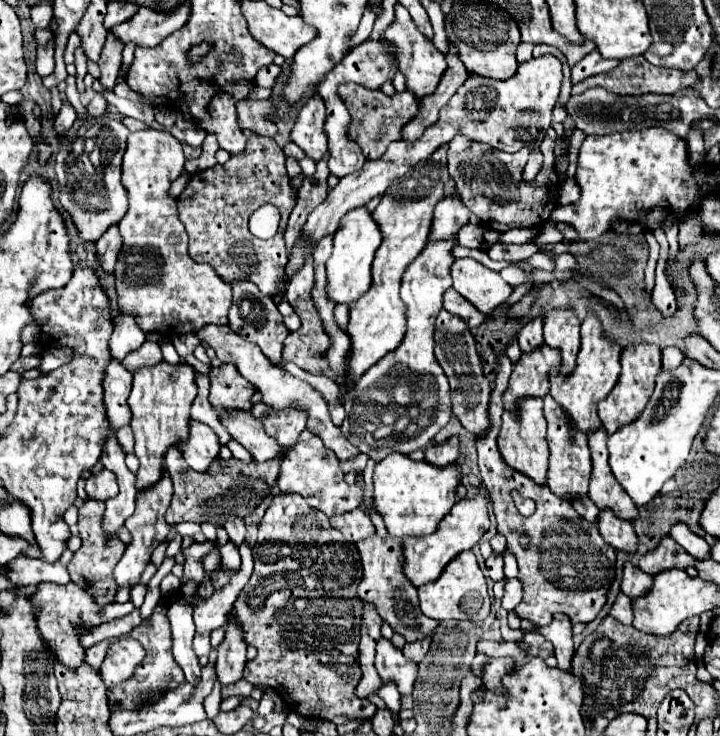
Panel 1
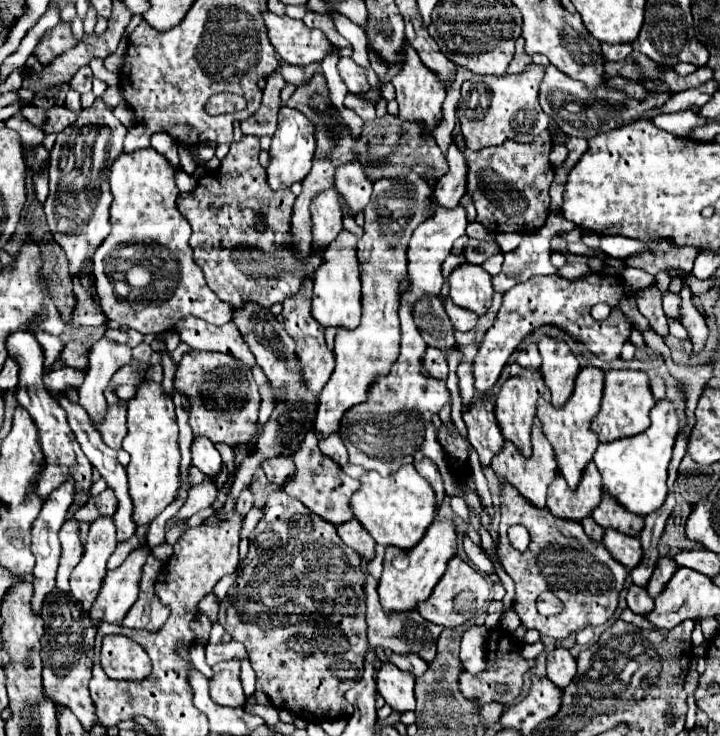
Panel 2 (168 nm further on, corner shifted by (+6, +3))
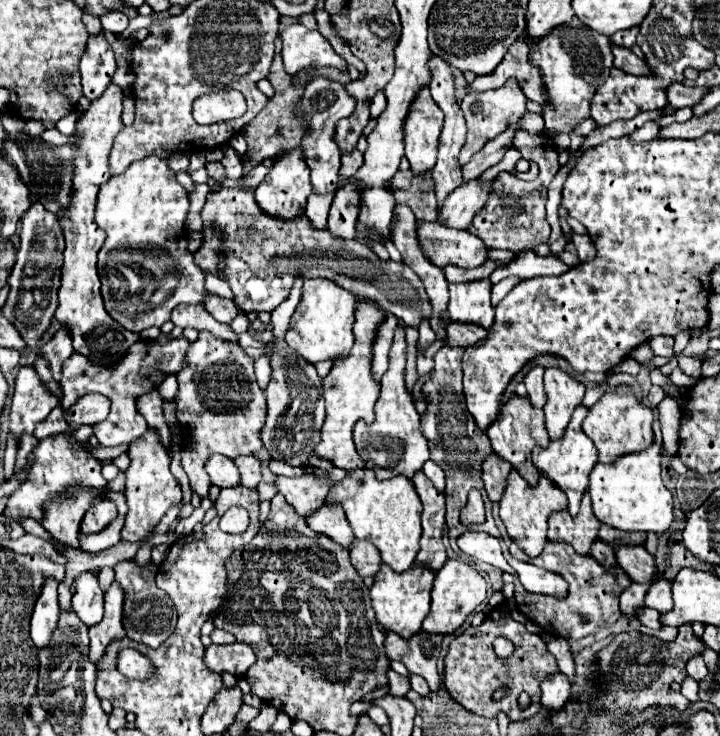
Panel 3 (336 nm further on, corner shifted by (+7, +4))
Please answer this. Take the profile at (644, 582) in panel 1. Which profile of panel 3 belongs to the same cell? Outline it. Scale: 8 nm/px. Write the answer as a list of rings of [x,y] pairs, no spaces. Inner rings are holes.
[[[640,608],[640,610],[638,610],[638,620],[640,620],[644,626],[656,628],[656,630],[662,626],[662,624],[660,624],[660,614],[654,612],[652,608]]]

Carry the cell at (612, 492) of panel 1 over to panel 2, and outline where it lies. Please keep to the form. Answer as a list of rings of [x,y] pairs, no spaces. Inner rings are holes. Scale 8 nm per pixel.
[[[603,493],[601,505],[597,505],[591,515],[601,527],[613,527],[627,535],[637,535],[643,529],[643,517],[627,513],[627,509],[623,509],[613,497],[607,497],[607,493]]]

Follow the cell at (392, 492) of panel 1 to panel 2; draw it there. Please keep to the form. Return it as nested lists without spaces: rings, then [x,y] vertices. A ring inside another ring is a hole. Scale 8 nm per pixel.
[[[403,465],[403,469],[391,473],[391,477],[379,477],[369,471],[361,479],[361,489],[351,497],[351,511],[371,537],[381,545],[397,545],[409,549],[417,545],[425,535],[427,527],[435,519],[435,493],[431,485],[417,473],[413,465]]]

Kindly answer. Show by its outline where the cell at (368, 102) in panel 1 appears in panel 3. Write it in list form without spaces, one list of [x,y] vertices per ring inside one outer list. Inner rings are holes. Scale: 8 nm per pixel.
[[[410,170],[398,172],[392,178],[392,192],[396,202],[408,204],[418,220],[434,222],[438,218],[432,172],[426,172],[424,176],[414,176]]]

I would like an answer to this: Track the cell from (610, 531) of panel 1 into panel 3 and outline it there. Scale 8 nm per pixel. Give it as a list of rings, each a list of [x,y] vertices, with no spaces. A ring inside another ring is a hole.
[[[644,546],[616,548],[618,566],[630,576],[632,582],[652,582],[658,576],[654,556]]]

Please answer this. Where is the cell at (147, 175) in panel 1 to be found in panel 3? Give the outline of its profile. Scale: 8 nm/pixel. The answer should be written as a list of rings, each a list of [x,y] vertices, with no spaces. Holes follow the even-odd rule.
[[[148,156],[144,160],[134,162],[124,174],[112,176],[98,190],[96,200],[96,224],[106,232],[106,242],[98,252],[98,274],[102,280],[102,298],[106,312],[124,328],[132,332],[142,332],[150,326],[162,326],[170,320],[170,312],[178,304],[202,304],[206,296],[204,288],[204,272],[194,264],[194,256],[190,254],[184,218],[188,214],[190,200],[188,192],[178,184],[176,174],[168,168],[166,160],[158,156]],[[116,268],[132,268],[142,278],[142,284],[136,292],[128,290],[126,278],[116,278]]]

